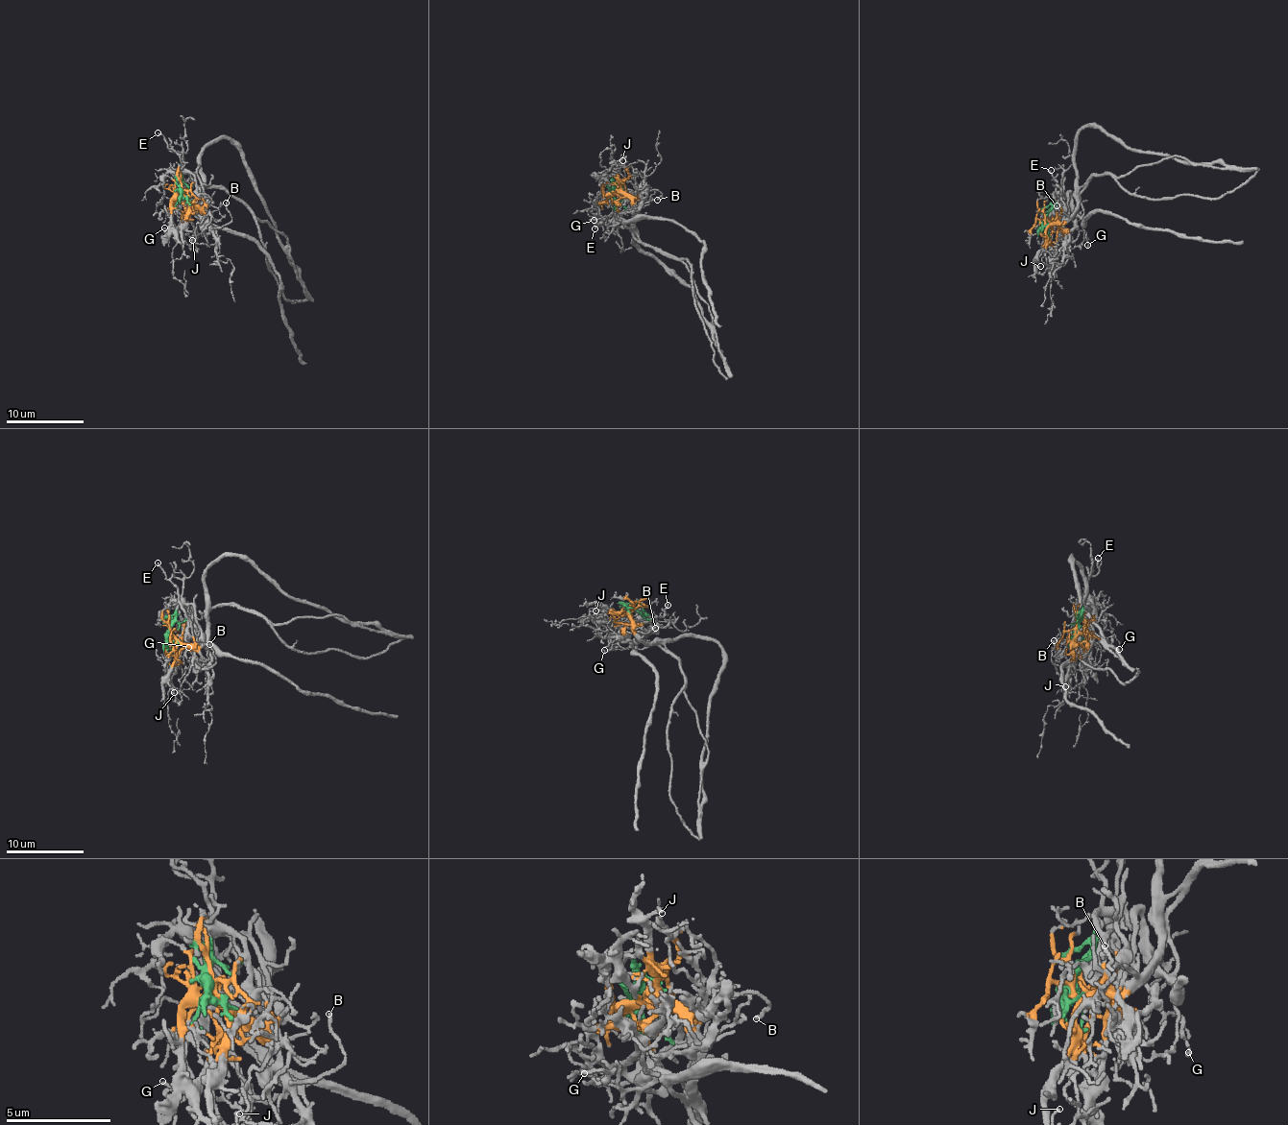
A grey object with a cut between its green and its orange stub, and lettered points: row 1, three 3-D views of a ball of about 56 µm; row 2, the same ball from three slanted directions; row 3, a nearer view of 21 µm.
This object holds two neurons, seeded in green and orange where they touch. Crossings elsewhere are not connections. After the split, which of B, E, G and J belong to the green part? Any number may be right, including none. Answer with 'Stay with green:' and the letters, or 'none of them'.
Stay with green: E, G

